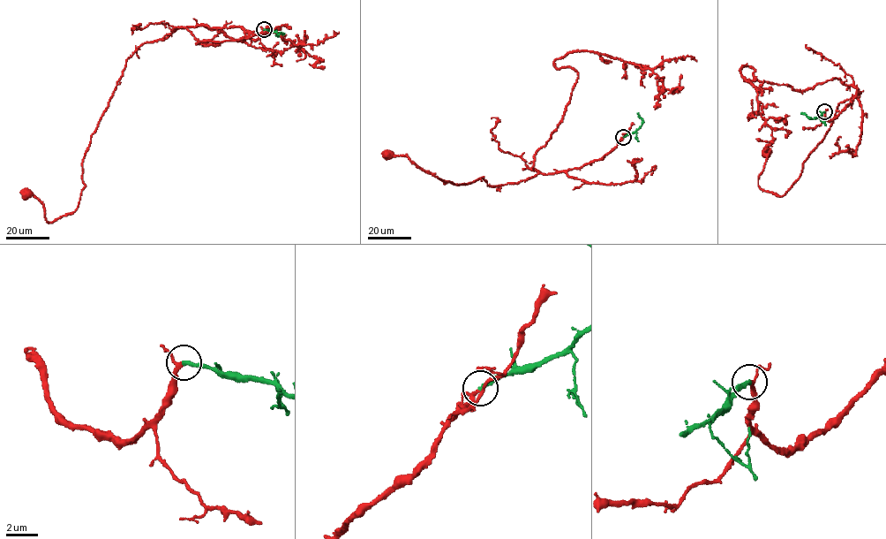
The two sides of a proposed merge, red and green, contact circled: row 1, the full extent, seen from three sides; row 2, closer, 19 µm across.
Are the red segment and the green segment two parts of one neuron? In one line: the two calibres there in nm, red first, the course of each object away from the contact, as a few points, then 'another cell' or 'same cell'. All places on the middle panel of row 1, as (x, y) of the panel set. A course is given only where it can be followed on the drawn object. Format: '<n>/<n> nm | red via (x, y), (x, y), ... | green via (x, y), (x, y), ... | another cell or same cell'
190/260 nm | red via (623, 137), (601, 159), (578, 169), (496, 186), (483, 177), (444, 184), (407, 154), (387, 155) | green via (623, 137), (641, 125), (642, 120), (637, 112) | same cell

